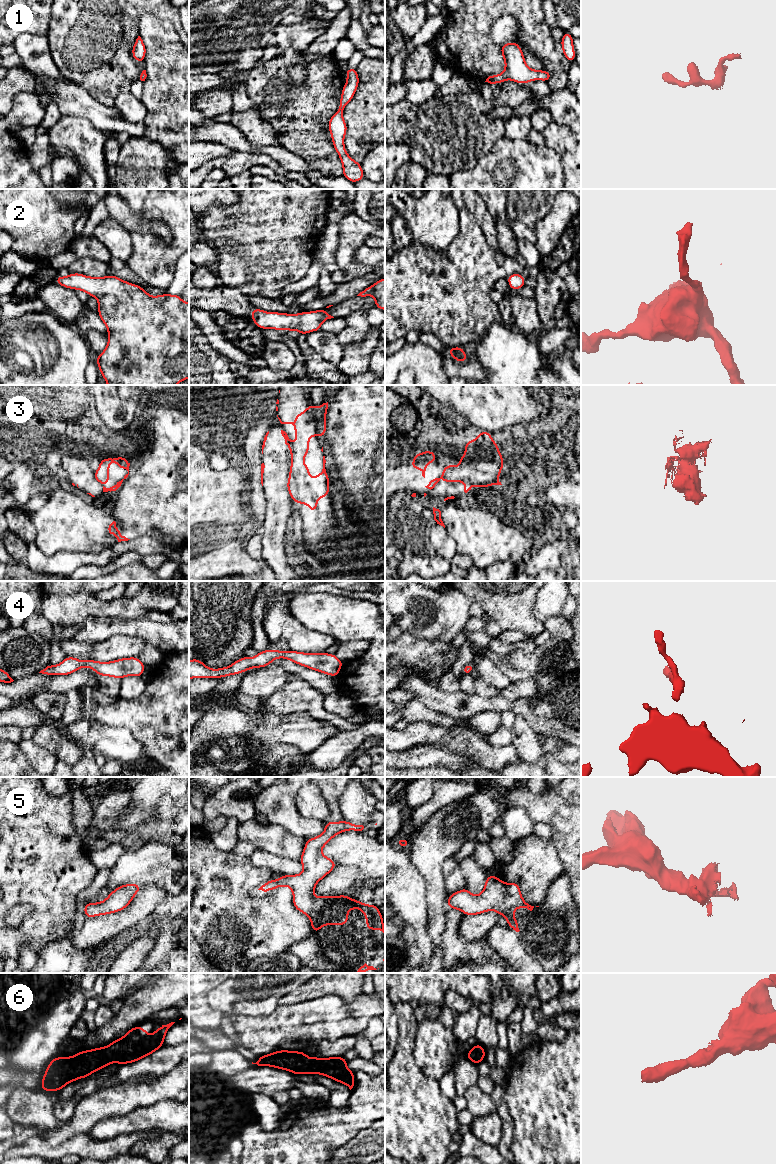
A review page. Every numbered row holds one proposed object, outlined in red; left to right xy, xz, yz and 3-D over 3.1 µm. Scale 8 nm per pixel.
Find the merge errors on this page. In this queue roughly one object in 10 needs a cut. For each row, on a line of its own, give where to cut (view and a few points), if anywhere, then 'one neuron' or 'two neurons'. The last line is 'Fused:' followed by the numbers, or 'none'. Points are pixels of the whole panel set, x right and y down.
1: cut none; one neuron
2: cut none; one neuron
3: cut none; one neuron
4: cut none; one neuron
5: cut none; one neuron
6: cut none; one neuron
Fused: none

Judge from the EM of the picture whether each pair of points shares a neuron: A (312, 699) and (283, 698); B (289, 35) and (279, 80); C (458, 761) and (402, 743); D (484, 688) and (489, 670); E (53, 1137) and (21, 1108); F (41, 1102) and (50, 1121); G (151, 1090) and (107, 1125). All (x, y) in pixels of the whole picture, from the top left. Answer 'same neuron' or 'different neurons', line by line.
A: same neuron
B: different neurons
C: different neurons
D: different neurons
E: different neurons
F: same neuron
G: different neurons

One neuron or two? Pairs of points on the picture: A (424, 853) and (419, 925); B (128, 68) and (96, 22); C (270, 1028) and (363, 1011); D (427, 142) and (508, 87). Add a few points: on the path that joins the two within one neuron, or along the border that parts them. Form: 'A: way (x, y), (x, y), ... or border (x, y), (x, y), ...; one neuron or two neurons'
A: border (409, 857), (412, 865), (426, 884), (427, 900); two neurons
B: way (116, 58), (96, 38), (96, 34); one neuron
C: way (293, 1028), (320, 1019), (340, 1019); one neuron
D: way (448, 132), (472, 109), (491, 104); one neuron

